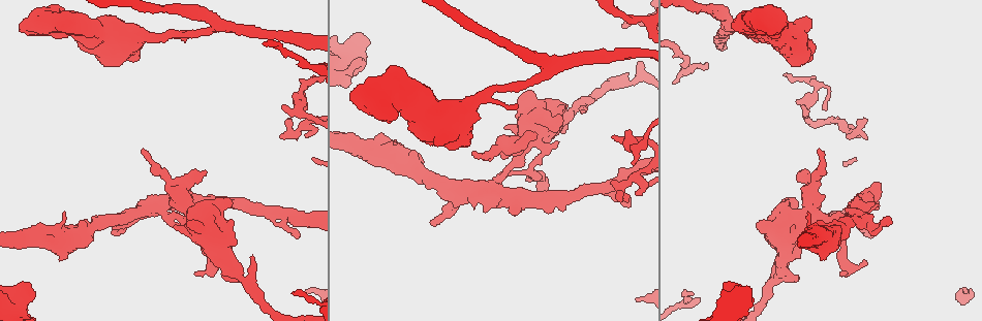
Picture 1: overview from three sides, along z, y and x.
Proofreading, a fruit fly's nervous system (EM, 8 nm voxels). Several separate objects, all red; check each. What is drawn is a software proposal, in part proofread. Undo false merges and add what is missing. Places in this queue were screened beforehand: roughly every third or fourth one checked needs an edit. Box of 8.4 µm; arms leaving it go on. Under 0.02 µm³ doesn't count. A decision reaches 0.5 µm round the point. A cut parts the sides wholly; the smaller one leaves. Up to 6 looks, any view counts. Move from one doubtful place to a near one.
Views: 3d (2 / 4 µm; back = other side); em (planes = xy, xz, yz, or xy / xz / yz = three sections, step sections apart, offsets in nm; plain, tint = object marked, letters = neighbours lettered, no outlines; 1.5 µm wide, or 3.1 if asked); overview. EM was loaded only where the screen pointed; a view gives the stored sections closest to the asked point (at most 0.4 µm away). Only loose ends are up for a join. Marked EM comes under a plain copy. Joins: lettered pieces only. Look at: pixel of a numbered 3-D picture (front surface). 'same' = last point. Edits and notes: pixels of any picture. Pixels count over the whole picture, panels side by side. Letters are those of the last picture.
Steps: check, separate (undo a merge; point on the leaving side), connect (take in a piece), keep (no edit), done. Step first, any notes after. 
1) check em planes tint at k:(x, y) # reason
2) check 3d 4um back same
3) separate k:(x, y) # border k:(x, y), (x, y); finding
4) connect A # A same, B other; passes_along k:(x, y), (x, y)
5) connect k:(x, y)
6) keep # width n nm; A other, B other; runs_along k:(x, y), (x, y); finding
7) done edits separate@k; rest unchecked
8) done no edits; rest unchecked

check em yz step 4 tint at 1:(635, 152) # sharp bend

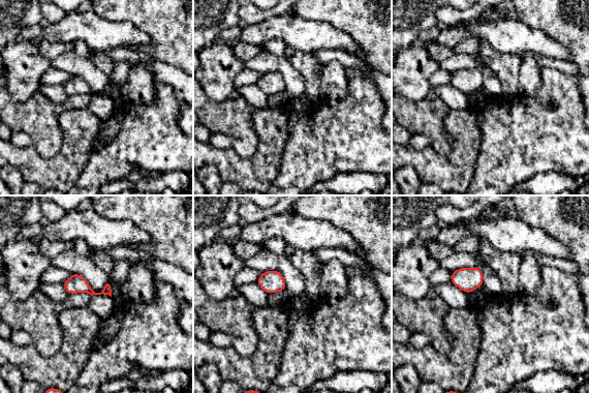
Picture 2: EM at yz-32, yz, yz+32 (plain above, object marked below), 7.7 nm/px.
check em planes tint same

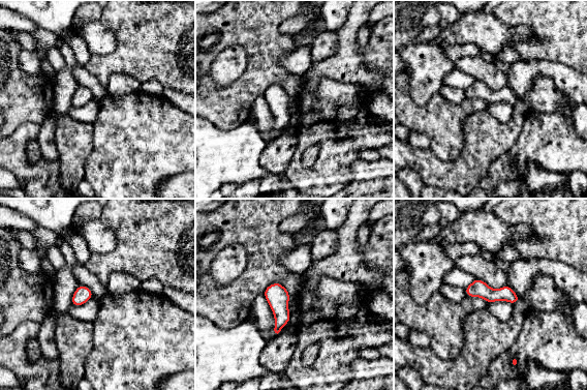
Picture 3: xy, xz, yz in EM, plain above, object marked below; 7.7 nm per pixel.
check em planes letters same

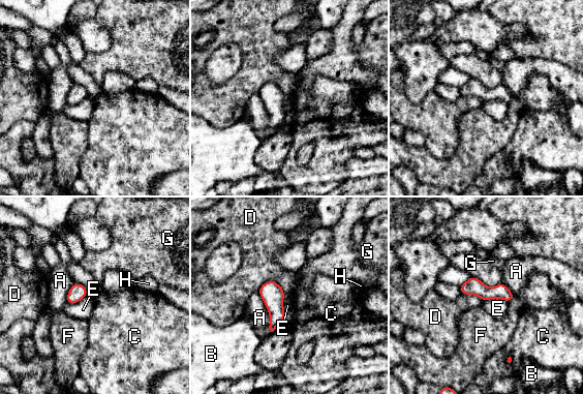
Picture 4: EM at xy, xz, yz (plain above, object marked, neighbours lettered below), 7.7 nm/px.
keep # A other, B other, C other, D other, E other, F other, G other, H other; runs_along 4:(463, 286), (511, 296); continuous, no second neuron

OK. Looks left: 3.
check 3d 4um at 1:(864, 262) # branch stops here

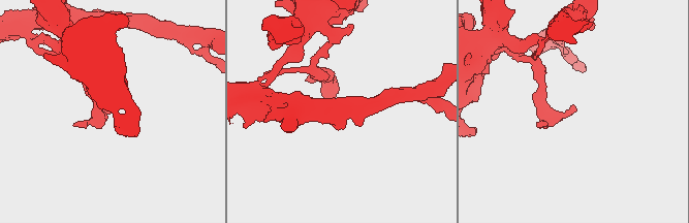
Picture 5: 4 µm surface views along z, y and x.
check em planes tint at 5:(570, 107) # need the tissue

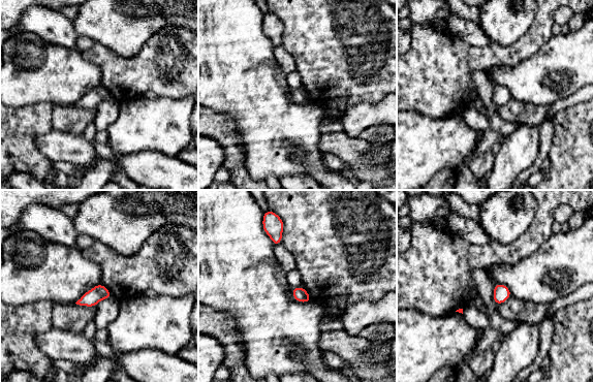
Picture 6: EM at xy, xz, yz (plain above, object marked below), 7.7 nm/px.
check em planes letters same # see the neighbours

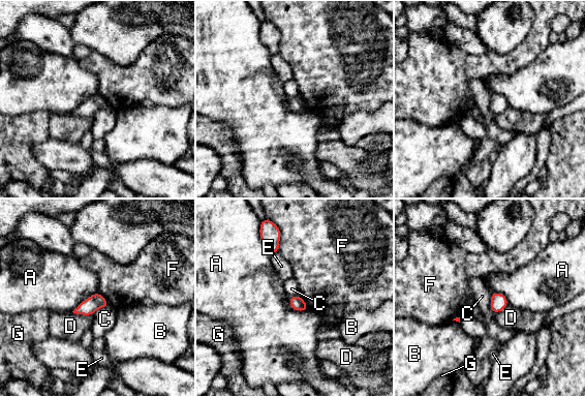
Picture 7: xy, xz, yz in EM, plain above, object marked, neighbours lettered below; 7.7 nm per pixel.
keep # A other, B other, C other, D other, E other, F other, G other; border 7:(490, 293), (490, 308), (495, 313); none of them fits

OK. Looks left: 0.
done no edits; rest unchecked

